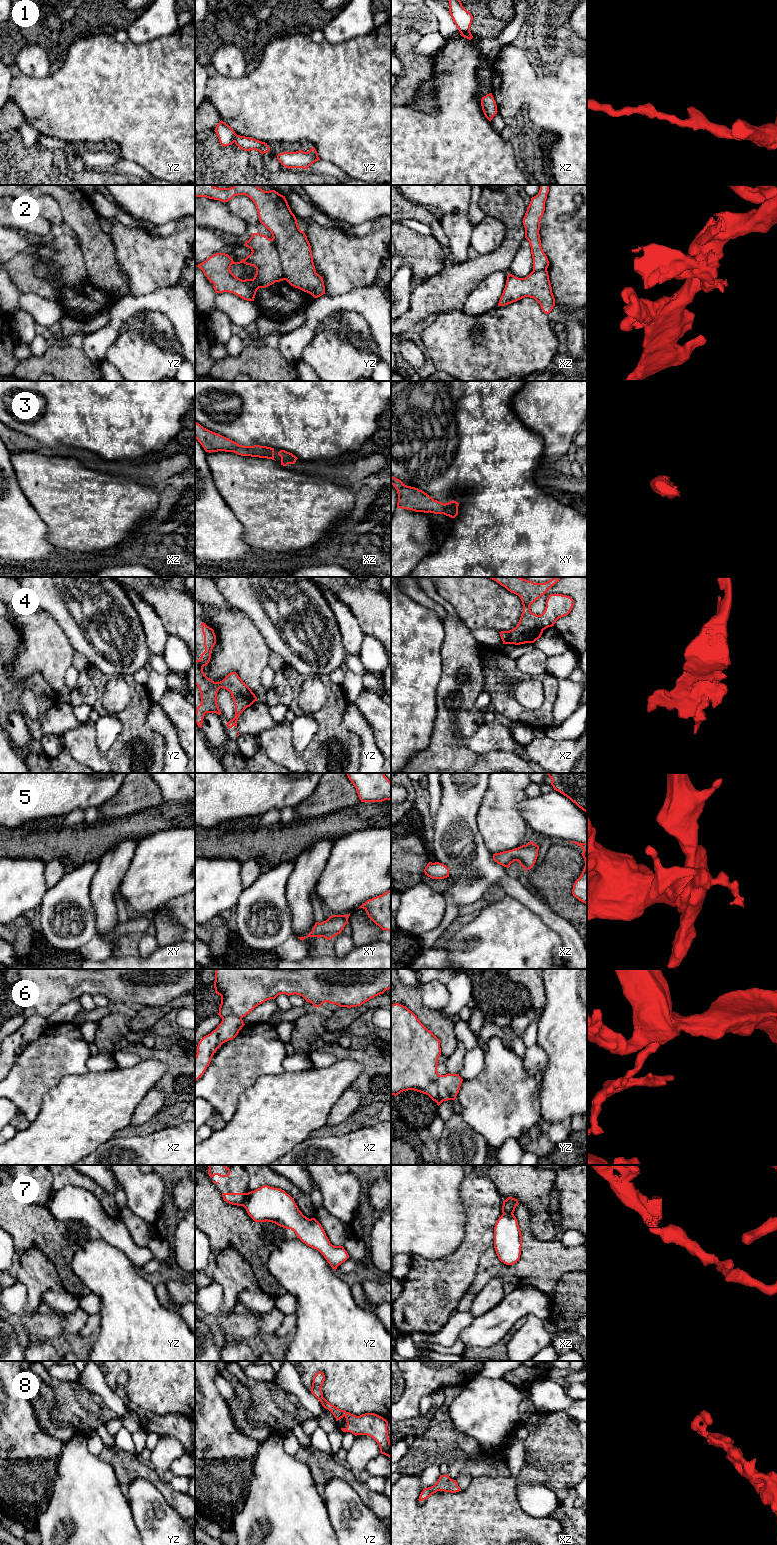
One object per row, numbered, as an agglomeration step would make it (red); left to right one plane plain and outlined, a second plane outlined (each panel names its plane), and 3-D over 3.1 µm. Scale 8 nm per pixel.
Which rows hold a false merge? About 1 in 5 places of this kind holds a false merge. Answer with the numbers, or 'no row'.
2, 6, 7

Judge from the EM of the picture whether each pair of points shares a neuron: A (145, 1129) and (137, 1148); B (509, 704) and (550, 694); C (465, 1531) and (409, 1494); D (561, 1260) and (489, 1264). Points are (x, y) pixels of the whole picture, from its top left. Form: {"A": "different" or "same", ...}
{"A": "different", "B": "same", "C": "same", "D": "same"}

